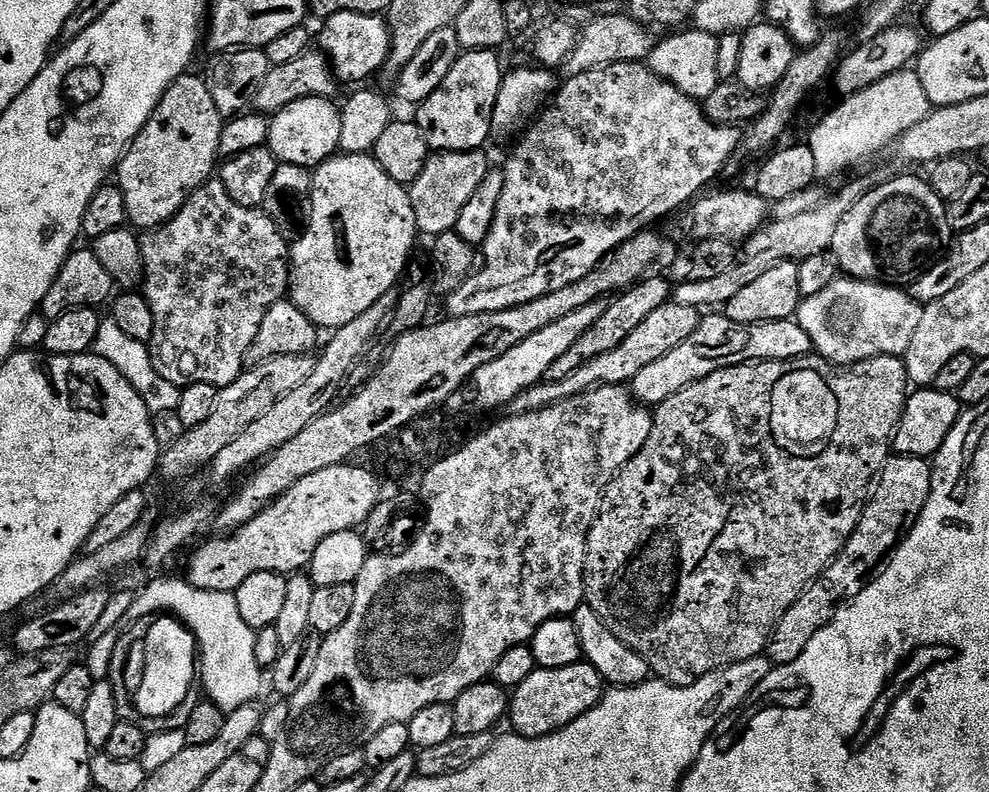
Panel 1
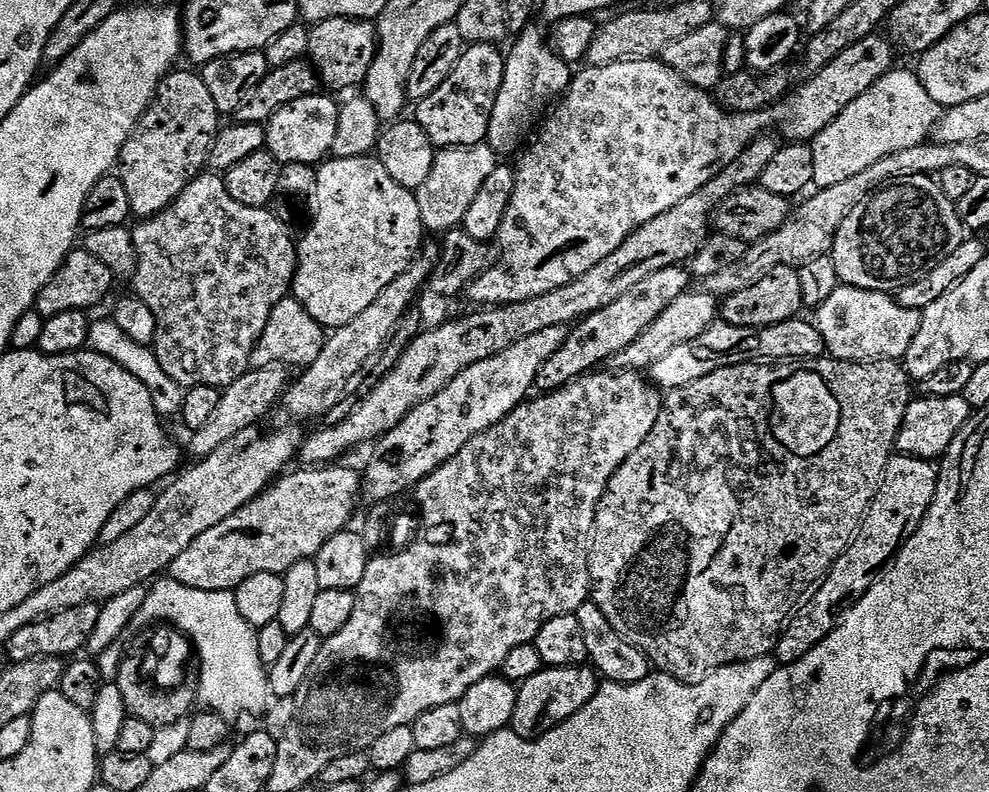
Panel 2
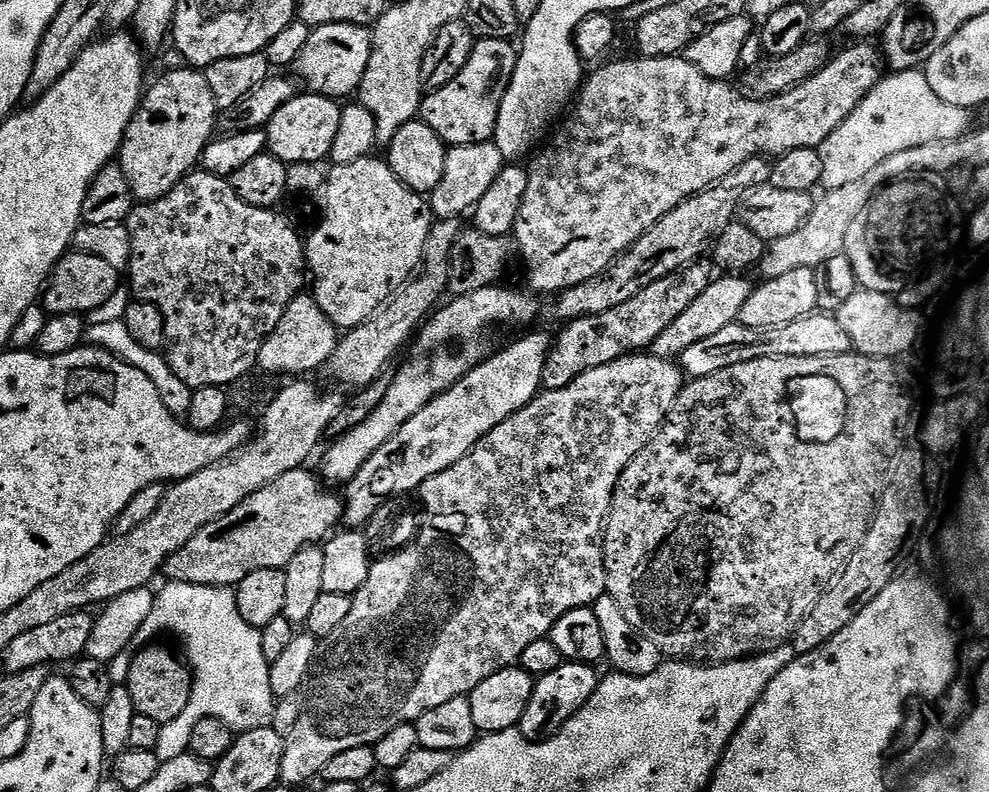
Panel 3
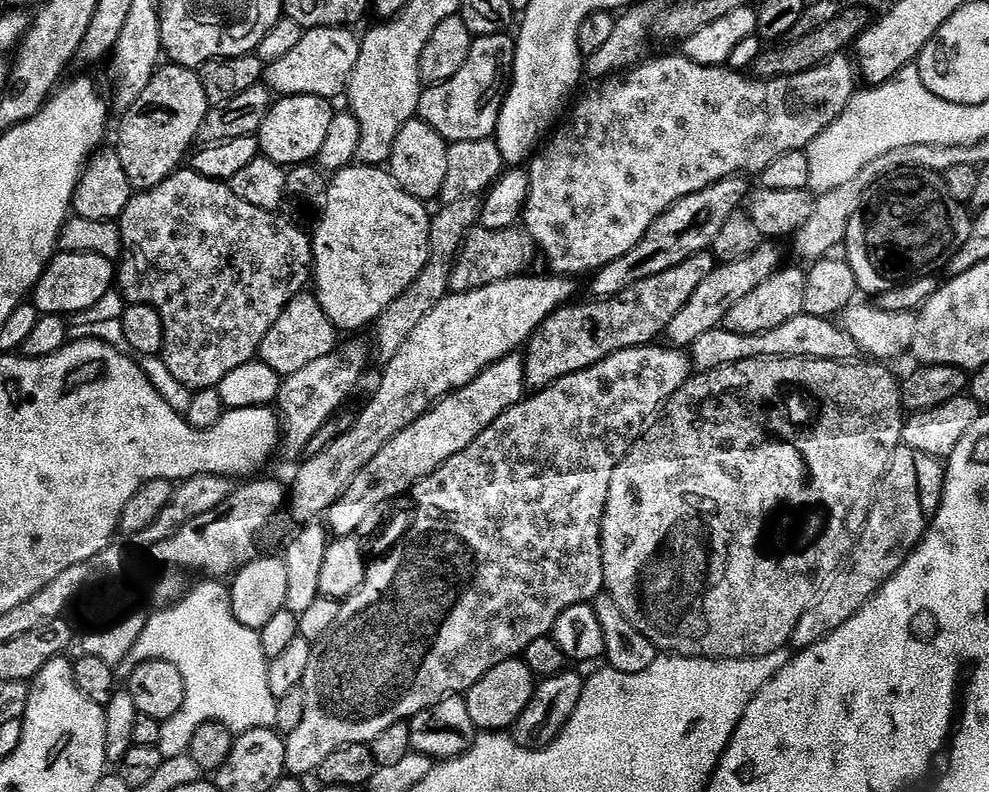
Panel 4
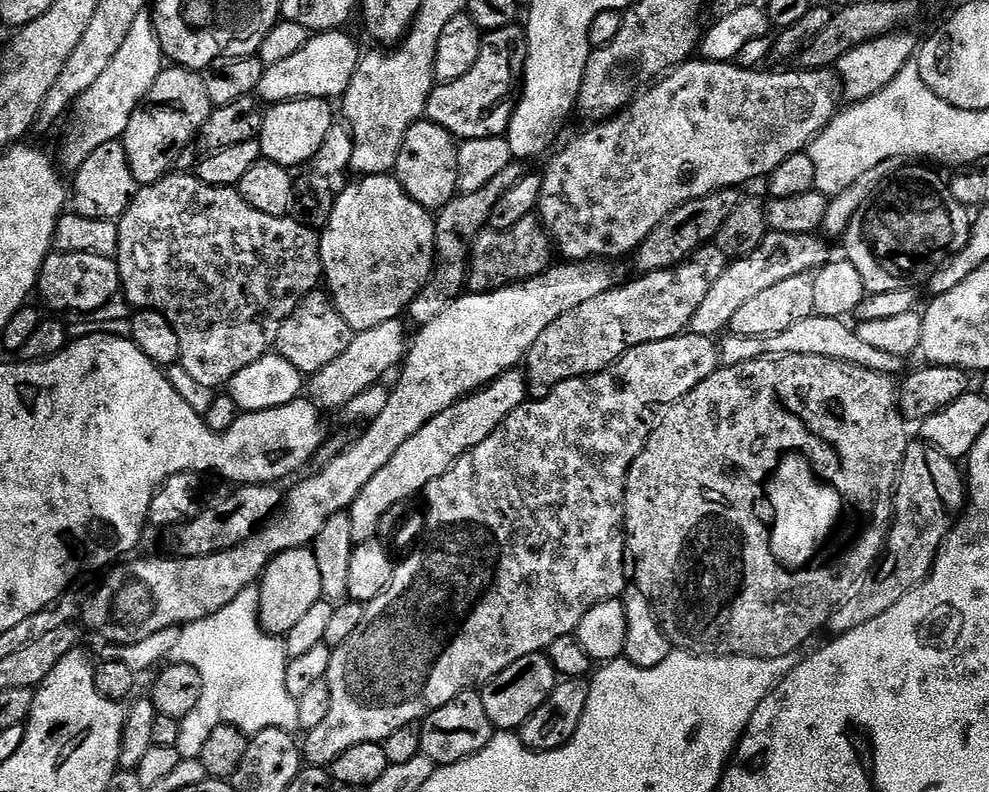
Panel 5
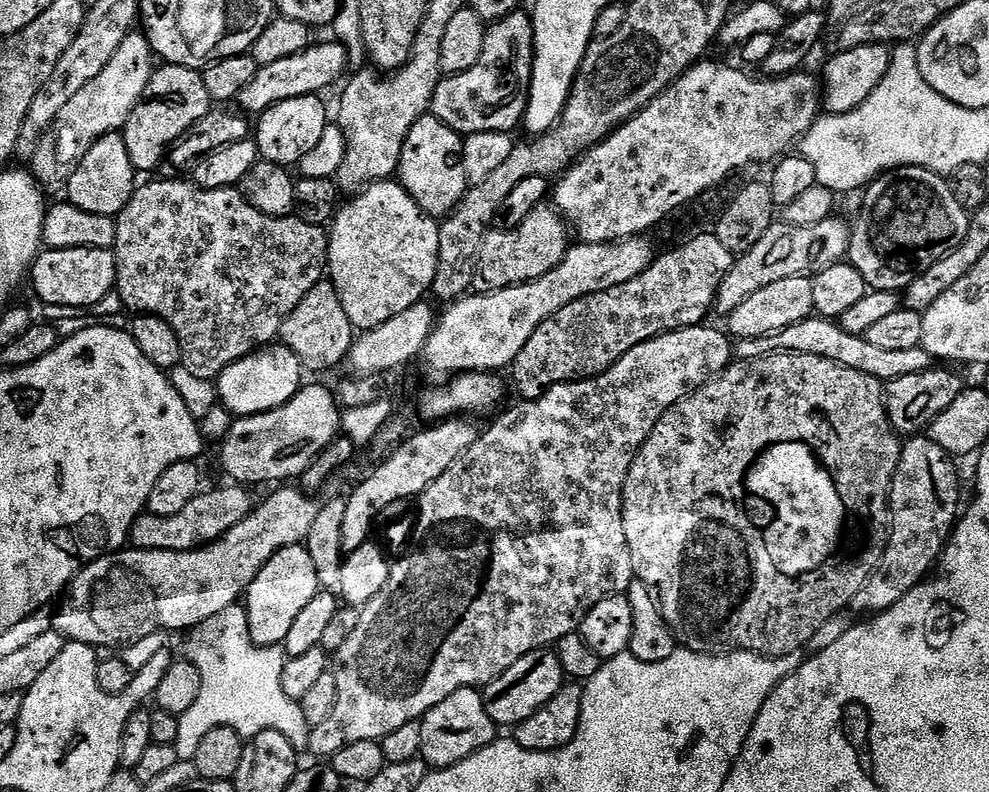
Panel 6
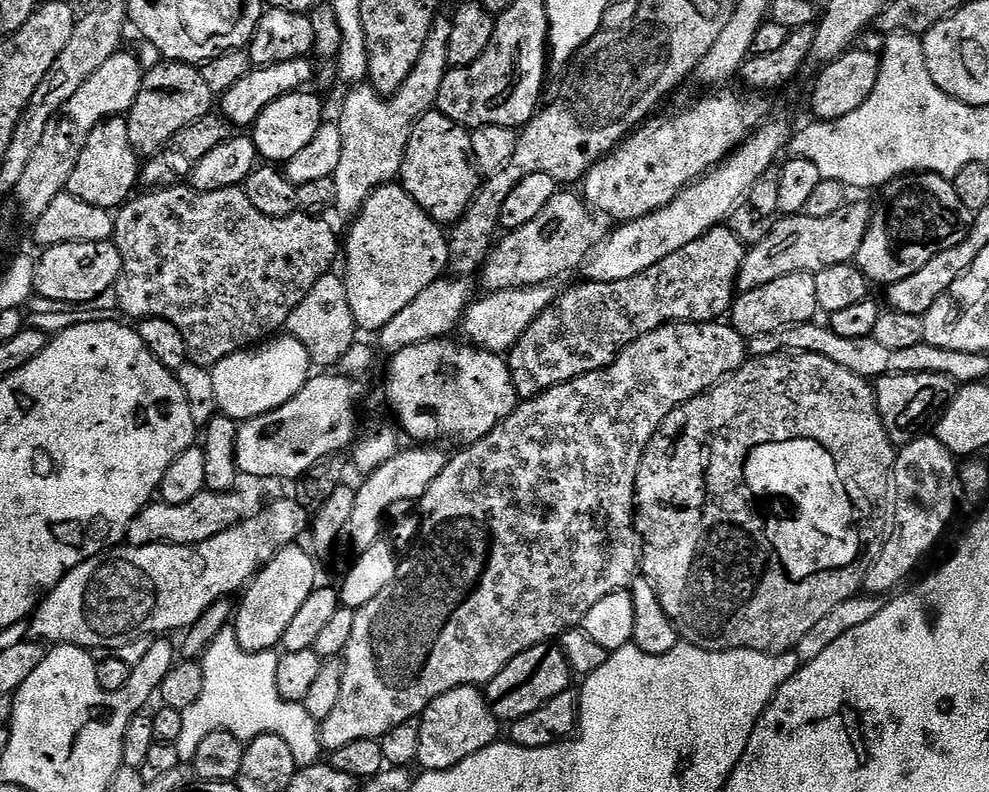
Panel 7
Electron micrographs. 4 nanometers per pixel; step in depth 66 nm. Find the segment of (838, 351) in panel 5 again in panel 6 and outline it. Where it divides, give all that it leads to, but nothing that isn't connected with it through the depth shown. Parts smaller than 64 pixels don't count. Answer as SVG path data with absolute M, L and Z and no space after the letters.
M809 318L790 326L786 330L776 332L772 336L750 338L749 340L736 340L734 352L739 359L752 360L755 356L767 356L773 352L801 352L814 354L818 358L833 360L834 363L849 367L850 370L861 371L862 374L872 375L874 378L887 382L897 380L906 374L926 372L933 367L932 356L923 346L914 350L886 350L873 346L867 336L846 334L835 319Z

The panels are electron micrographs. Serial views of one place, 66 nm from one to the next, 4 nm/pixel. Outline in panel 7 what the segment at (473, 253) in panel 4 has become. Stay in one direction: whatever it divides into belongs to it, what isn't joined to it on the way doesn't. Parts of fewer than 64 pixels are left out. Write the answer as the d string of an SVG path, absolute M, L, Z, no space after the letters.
M560 190L550 202L546 202L542 214L526 226L512 228L509 236L501 235L492 245L484 262L485 293L501 292L511 288L530 288L539 284L559 281L559 276L581 267L588 259L592 247L598 243L596 220L591 208L572 190Z

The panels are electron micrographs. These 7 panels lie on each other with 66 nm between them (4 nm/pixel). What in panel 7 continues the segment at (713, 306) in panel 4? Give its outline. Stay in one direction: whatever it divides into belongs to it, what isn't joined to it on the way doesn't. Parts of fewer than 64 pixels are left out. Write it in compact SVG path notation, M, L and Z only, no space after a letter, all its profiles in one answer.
M848 202L842 210L838 210L838 214L830 214L830 218L810 218L801 214L777 219L770 234L762 238L762 242L751 245L745 251L740 277L736 279L737 289L740 292L749 292L758 286L766 286L766 282L774 282L774 278L782 278L786 274L815 274L839 264L851 265L858 254L858 246L862 246L862 238L866 238L872 210L871 203Z

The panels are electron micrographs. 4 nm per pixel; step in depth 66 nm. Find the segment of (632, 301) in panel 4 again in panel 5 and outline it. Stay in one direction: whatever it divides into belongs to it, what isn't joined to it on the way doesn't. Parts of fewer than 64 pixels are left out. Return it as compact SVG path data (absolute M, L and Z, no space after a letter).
M715 246L693 252L675 267L637 275L629 284L609 287L607 292L566 310L530 346L526 357L526 376L536 384L555 386L563 380L593 376L609 368L631 348L681 335L691 323L694 310L706 296L706 290L722 274L726 257Z

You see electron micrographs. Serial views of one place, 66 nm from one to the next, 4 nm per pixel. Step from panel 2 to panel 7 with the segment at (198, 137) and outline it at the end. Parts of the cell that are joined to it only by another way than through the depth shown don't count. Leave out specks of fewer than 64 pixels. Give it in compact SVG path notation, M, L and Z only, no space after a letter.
M161 62L153 69L145 71L144 81L138 90L138 98L134 98L134 106L126 114L130 130L130 146L136 151L137 157L147 158L156 155L165 148L186 126L198 122L203 116L209 115L214 108L214 93L202 78L199 67L179 62Z

